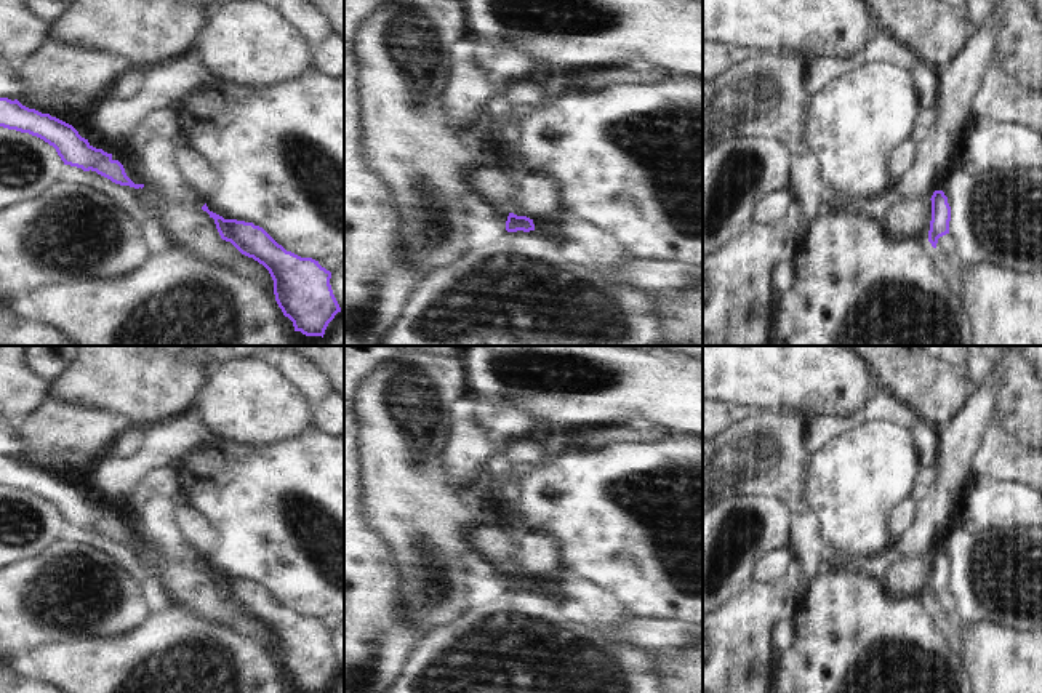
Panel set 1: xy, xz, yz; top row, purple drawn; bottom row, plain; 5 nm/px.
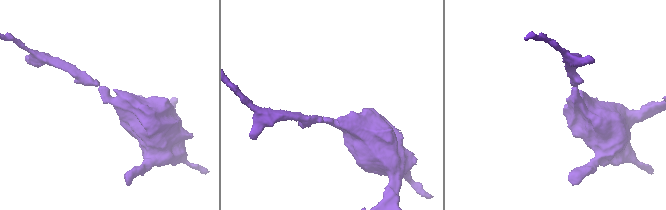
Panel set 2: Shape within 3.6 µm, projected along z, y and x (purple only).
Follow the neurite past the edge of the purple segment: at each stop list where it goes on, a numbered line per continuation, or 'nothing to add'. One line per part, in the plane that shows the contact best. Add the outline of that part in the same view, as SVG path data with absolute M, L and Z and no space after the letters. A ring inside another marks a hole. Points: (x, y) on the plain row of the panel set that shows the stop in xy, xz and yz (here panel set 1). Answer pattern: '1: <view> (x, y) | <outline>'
nothing to add

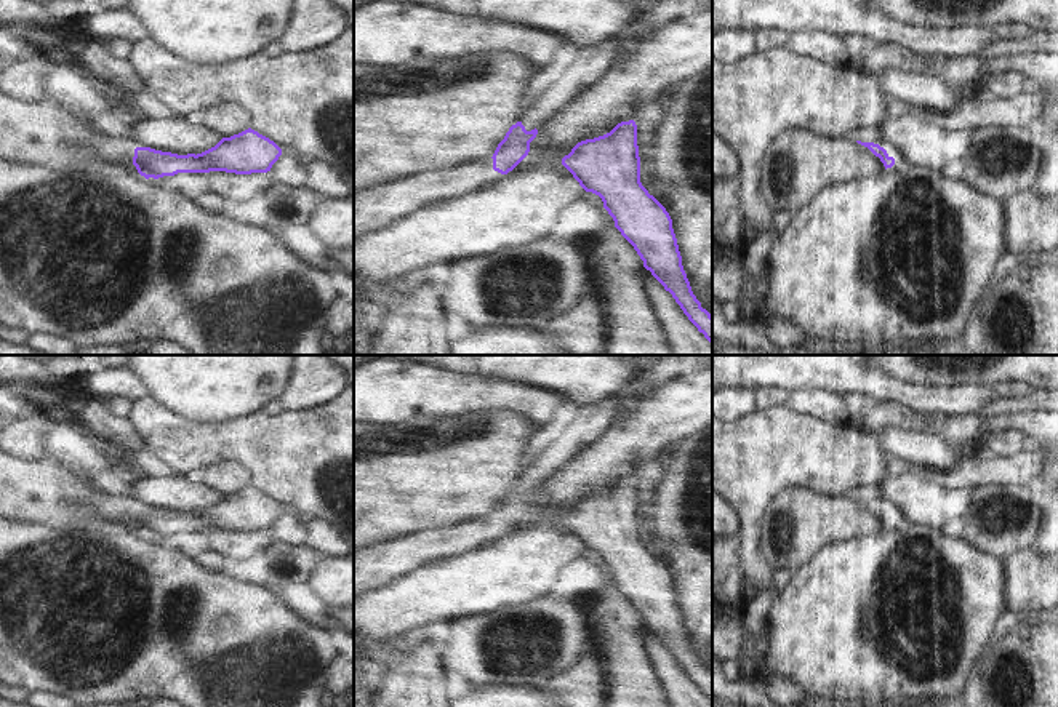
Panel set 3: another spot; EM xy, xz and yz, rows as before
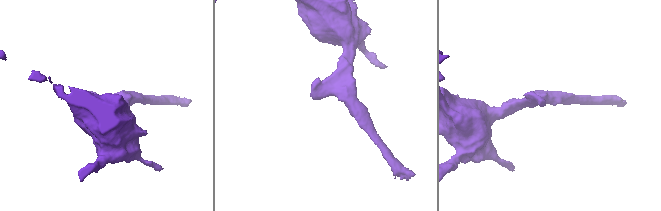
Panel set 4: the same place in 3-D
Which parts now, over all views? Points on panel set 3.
1: xz (373, 567) | M483 515L450 528L418 531L354 552L354 598L379 589L432 560L472 550L493 533L493 517Z

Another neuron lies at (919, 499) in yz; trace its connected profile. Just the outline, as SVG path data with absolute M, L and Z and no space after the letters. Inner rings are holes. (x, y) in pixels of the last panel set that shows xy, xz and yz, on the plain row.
M893 470L879 485L879 504L912 525L940 531L952 518L964 518L972 501L965 489L948 489L938 480Z

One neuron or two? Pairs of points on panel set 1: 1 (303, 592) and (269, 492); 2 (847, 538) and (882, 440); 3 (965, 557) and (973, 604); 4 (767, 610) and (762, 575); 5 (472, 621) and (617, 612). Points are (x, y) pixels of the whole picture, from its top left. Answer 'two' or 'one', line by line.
1: one
2: one
3: one
4: two
5: two

